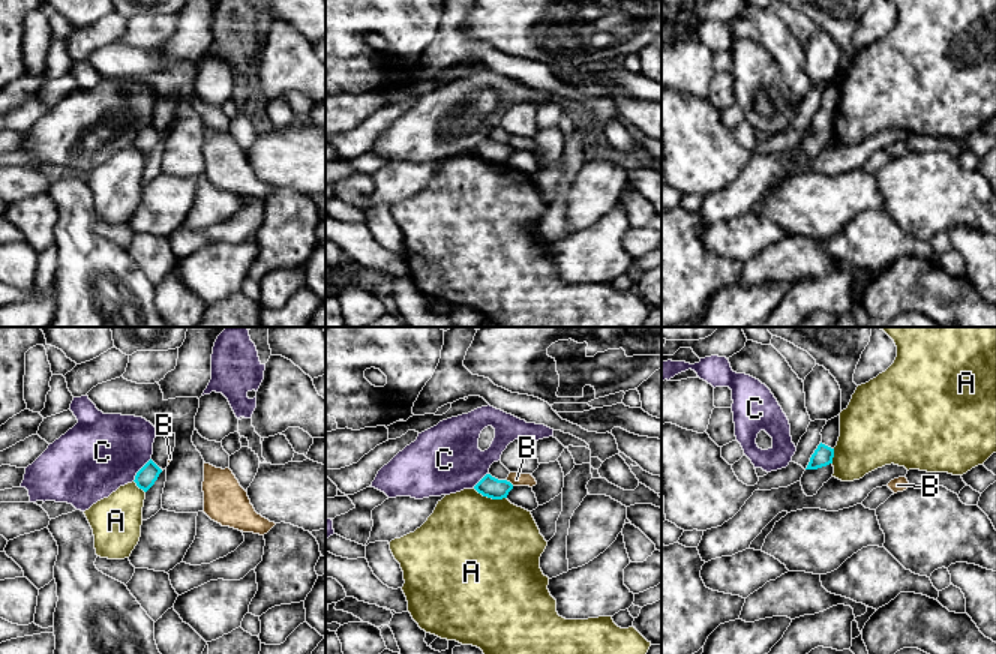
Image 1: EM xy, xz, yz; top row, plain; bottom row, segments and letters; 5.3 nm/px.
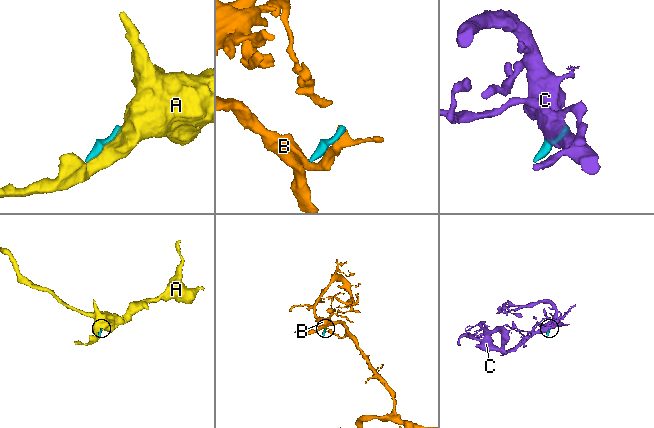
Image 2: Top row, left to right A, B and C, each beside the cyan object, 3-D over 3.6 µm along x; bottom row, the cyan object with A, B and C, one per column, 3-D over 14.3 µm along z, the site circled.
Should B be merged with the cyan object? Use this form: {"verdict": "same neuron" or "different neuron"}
{"verdict": "different neuron"}

